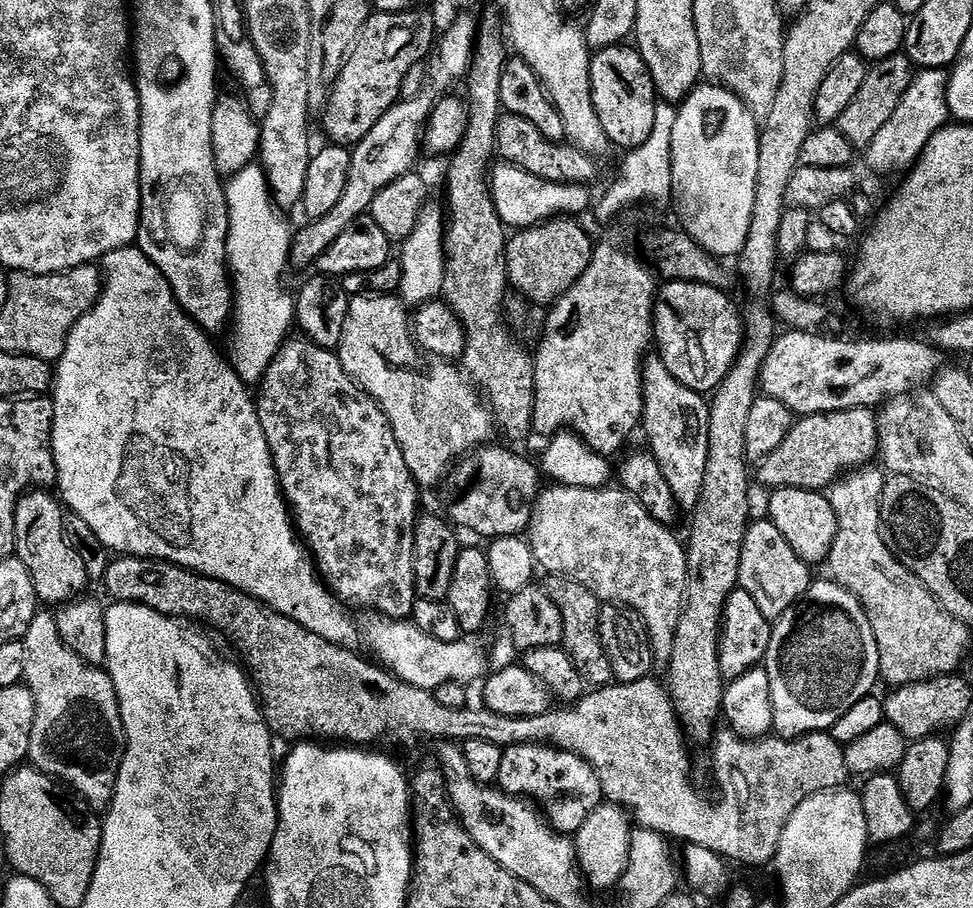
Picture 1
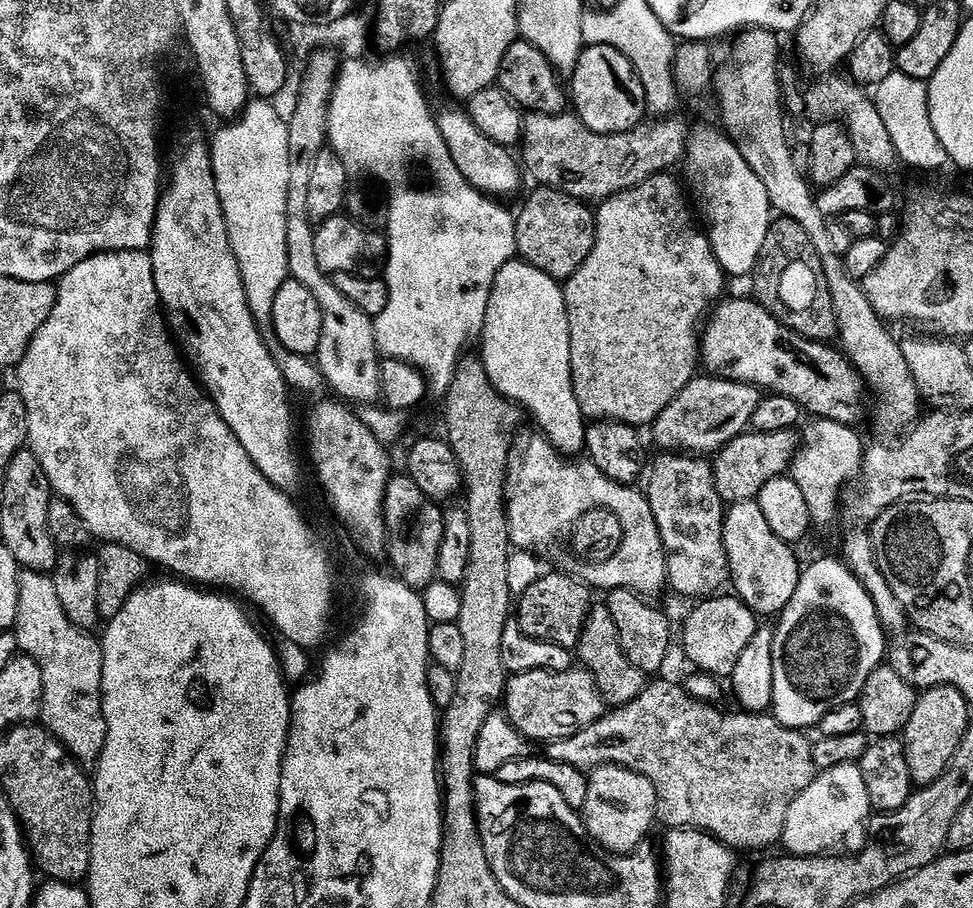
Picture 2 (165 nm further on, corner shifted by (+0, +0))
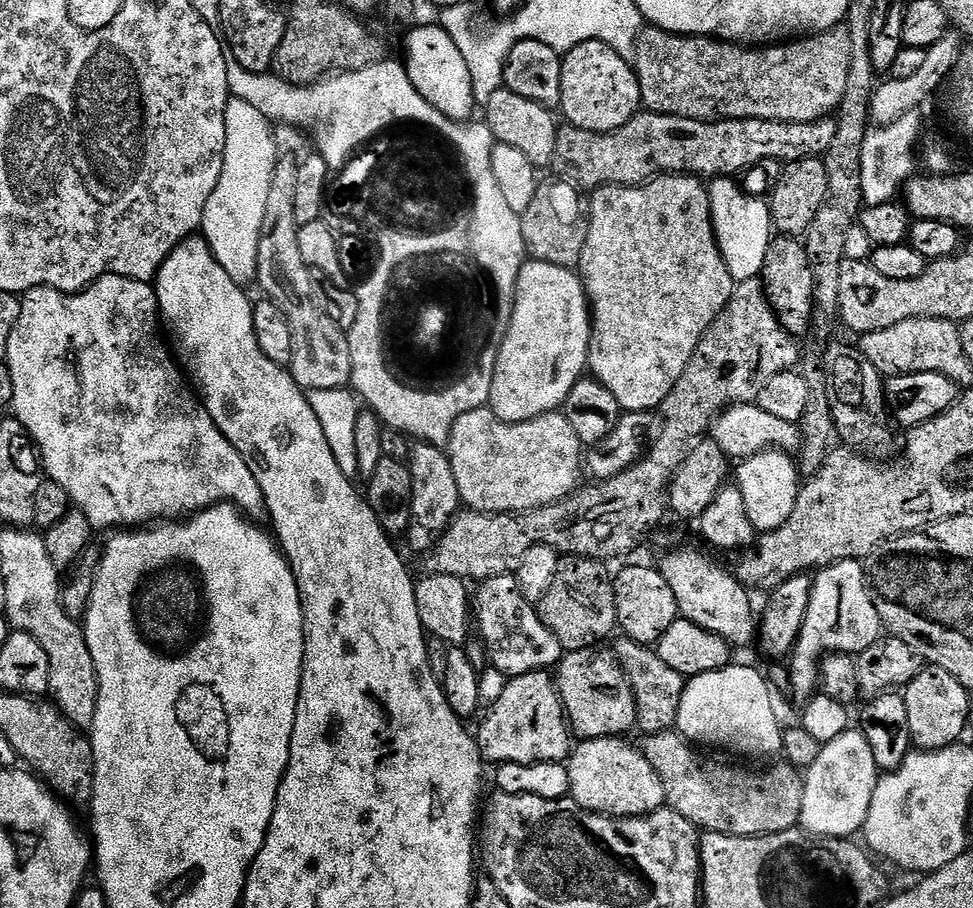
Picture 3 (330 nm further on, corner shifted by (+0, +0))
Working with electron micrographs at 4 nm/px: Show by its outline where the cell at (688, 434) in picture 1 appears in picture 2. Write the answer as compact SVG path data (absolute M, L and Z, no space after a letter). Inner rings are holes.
M660 454L650 464L652 477L648 480L646 495L650 510L654 510L654 522L660 531L664 551L668 556L667 587L673 588L680 596L689 596L692 602L715 597L723 584L730 580L728 555L724 549L724 514L726 505L712 481L712 466L707 459L696 454Z

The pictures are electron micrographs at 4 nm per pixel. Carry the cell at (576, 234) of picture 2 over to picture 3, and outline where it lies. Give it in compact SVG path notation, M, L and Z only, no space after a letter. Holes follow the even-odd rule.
M553 179L553 184L541 183L534 198L523 205L520 216L520 229L527 255L533 260L541 260L559 268L572 268L579 265L580 255L588 233L586 200L581 189L564 180Z

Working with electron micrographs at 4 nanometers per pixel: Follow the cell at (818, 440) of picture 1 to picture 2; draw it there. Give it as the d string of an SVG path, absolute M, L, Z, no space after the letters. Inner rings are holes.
M745 431L744 435L734 438L725 448L715 453L711 461L712 481L725 505L731 506L747 500L756 500L762 486L766 486L766 482L778 479L791 469L797 451L798 436L795 431Z

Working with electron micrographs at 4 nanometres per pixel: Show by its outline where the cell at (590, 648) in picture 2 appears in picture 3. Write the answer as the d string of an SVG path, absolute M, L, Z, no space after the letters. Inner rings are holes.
M620 638L620 641L614 644L614 651L616 657L620 659L622 670L630 682L636 699L636 723L639 731L644 731L644 734L655 734L675 729L678 706L682 702L686 683L685 676L678 674L678 670L674 670L671 666L666 666L666 662L658 658L655 647Z

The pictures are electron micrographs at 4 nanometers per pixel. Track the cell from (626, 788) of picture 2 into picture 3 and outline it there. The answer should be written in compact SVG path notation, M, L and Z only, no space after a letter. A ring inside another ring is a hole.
M604 736L601 740L584 740L573 747L566 767L570 799L578 807L613 818L649 816L665 807L662 778L658 778L643 751L626 741Z

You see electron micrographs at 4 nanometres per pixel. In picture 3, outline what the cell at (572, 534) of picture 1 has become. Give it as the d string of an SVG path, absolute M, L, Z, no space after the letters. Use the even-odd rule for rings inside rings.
M487 407L470 410L469 413L462 414L461 417L453 422L452 429L449 432L446 451L448 461L454 472L454 482L458 484L460 499L474 512L491 512L493 514L498 512L525 512L531 508L541 508L544 504L557 503L566 499L577 490L576 475L581 475L582 472L582 445L579 438L574 434L574 426L570 426L570 422L564 417L563 411L560 410L535 416L532 420L524 421L521 424L507 424L504 421L500 421Z

